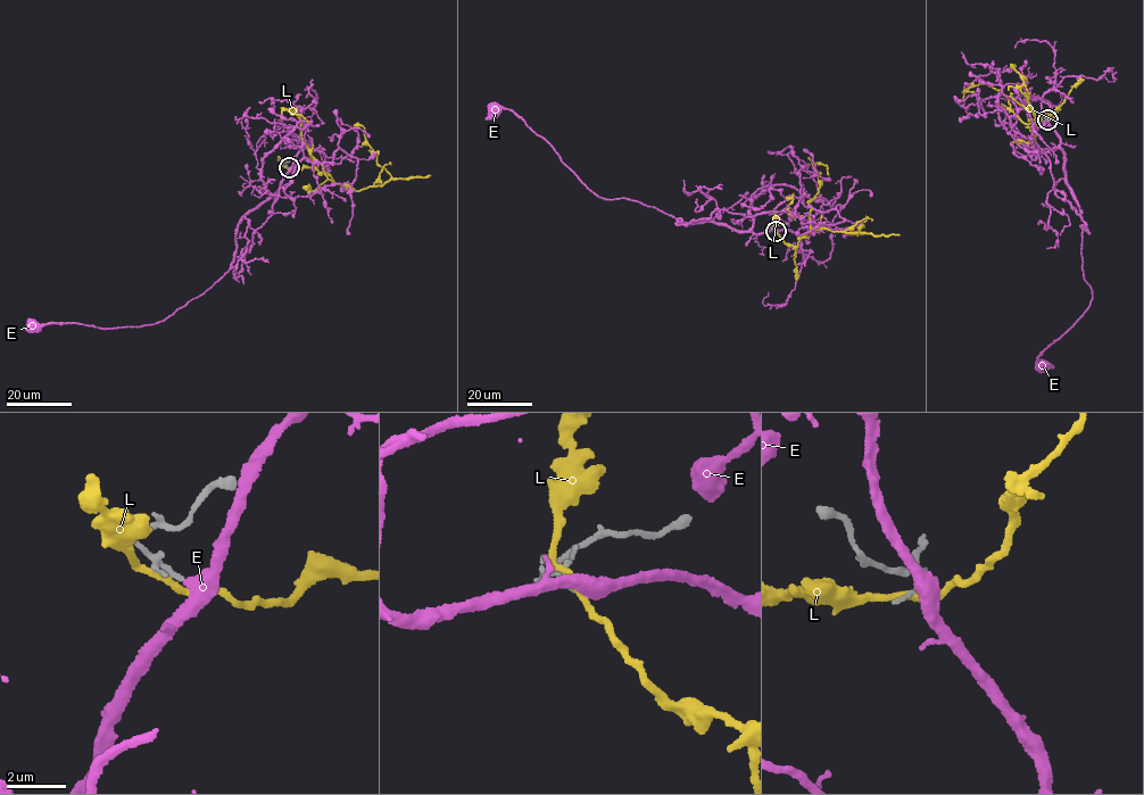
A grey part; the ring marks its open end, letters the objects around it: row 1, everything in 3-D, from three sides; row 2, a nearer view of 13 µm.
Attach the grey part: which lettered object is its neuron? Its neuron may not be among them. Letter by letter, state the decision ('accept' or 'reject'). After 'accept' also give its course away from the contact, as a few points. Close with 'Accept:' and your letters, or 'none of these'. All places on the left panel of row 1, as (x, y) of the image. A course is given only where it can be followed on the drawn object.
E: accept; course (289, 167), (275, 192), (239, 224), (230, 270), (168, 316), (154, 324), (105, 329), (69, 322), (31, 324)
L: reject
Accept: E

